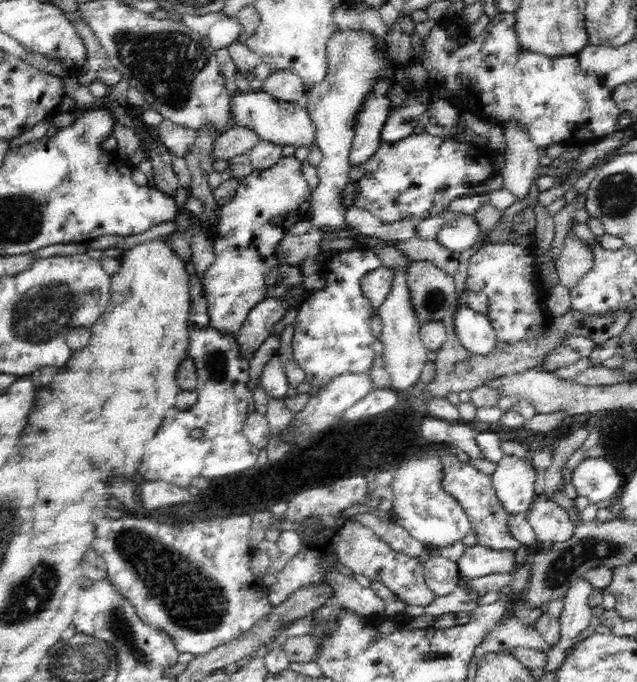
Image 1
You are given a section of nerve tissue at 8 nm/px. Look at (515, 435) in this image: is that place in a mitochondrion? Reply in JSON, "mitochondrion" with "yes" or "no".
{"mitochondrion":"no"}

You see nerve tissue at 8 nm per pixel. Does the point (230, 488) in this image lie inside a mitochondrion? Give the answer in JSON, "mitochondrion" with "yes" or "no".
{"mitochondrion":"yes"}

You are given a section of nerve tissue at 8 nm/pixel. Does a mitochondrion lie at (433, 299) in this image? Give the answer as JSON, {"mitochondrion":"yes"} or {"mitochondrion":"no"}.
{"mitochondrion":"yes"}

